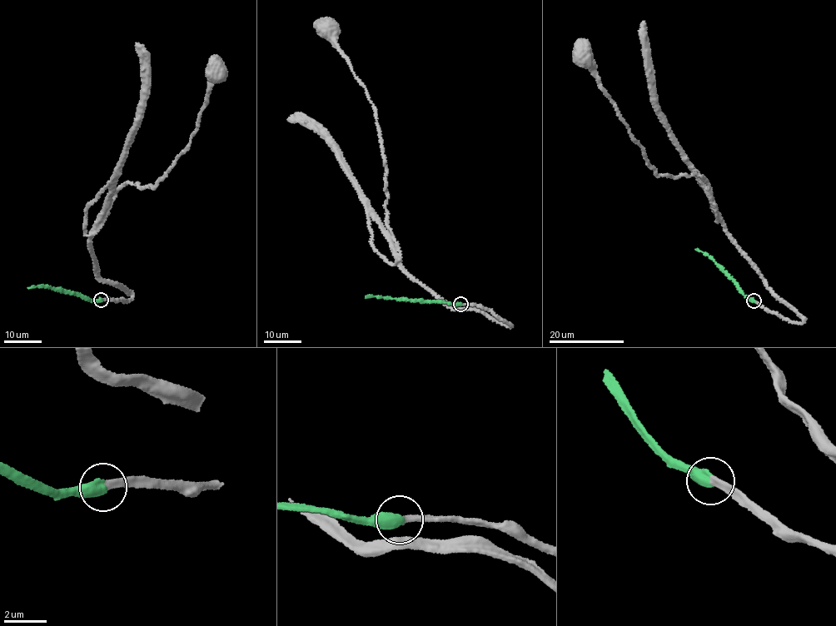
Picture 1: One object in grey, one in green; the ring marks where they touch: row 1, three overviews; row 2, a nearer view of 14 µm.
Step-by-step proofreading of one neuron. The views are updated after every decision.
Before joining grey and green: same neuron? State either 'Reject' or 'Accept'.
Accept

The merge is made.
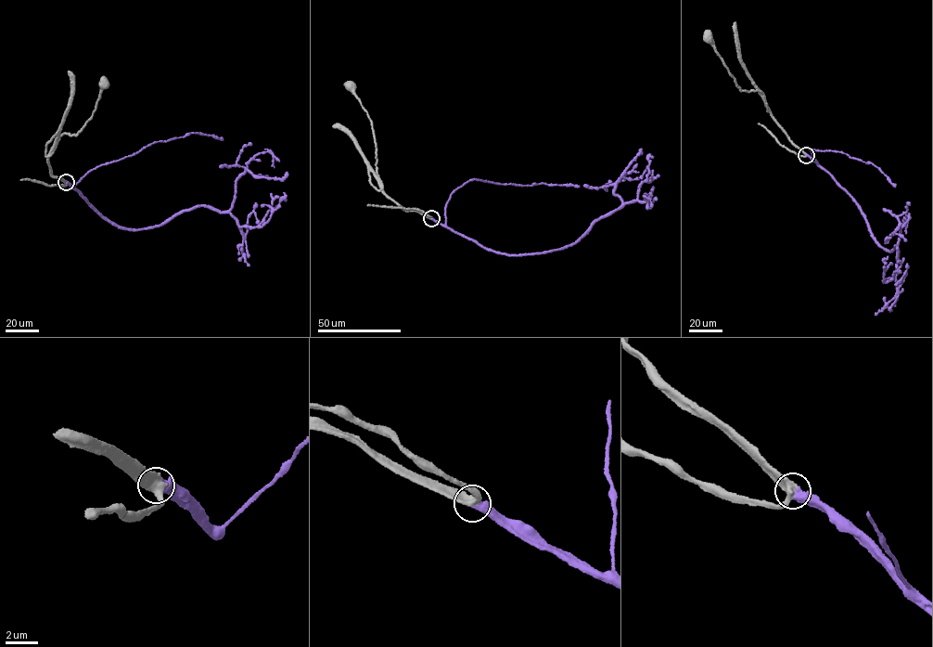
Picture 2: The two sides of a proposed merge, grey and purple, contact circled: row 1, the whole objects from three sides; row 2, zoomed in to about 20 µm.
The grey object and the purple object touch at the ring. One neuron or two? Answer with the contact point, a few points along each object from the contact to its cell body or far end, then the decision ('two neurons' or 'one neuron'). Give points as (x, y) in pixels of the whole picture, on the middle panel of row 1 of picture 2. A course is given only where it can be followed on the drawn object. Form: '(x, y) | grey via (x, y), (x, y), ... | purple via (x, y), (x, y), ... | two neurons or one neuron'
(431, 218) | grey via (431, 218), (406, 210), (384, 193), (376, 172), (377, 149), (371, 122), (349, 85) | purple via (431, 218), (497, 252), (540, 253), (576, 243), (594, 222), (620, 208), (615, 185), (620, 177), (639, 172) | one neuron

